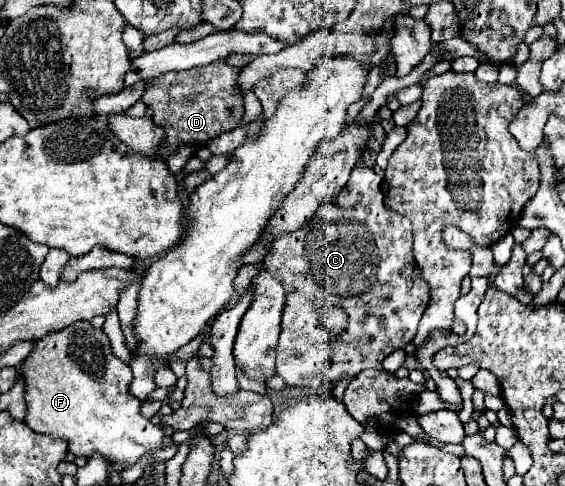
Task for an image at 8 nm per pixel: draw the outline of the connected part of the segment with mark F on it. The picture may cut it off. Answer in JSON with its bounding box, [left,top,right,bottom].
[20,321,164,467]

